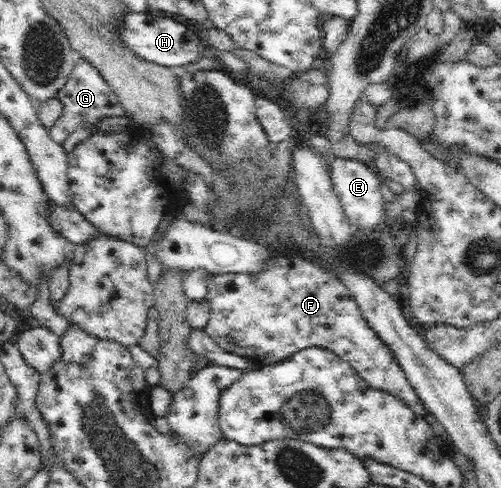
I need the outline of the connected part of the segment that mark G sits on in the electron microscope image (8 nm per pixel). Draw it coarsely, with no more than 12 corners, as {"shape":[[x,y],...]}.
{"shape":[[77,57],[48,130],[61,145],[79,126],[127,116],[92,63]]}

